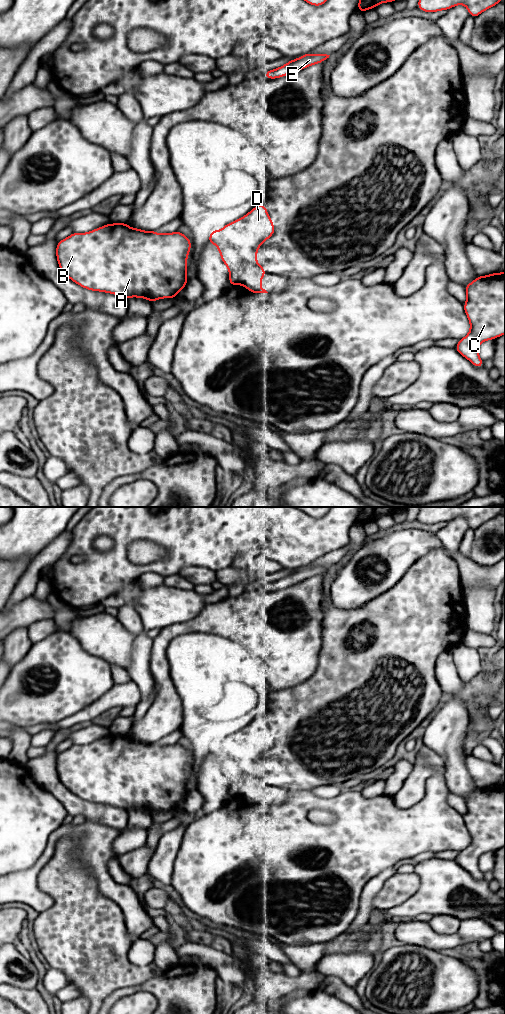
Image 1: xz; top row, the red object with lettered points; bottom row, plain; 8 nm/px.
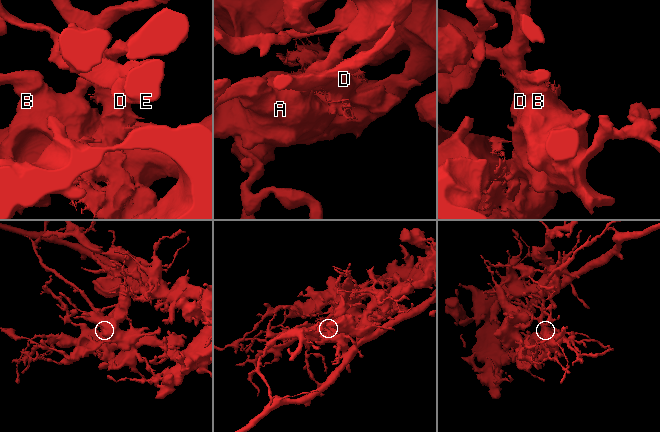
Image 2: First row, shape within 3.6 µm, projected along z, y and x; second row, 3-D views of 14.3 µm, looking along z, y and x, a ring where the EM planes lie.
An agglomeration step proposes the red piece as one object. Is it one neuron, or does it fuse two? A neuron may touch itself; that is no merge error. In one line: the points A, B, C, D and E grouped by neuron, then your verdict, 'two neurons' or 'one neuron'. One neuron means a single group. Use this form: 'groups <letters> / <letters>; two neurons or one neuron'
groups A B C E / D; two neurons

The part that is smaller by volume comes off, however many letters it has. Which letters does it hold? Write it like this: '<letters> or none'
D

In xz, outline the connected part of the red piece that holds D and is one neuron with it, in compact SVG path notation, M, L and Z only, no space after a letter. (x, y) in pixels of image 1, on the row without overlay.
M264 716L254 719L240 730L233 738L232 748L240 754L252 757L255 761L261 758L261 748L267 745L269 727Z

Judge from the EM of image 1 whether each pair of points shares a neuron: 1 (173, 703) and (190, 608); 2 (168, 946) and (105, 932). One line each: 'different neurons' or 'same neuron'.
1: different neurons
2: different neurons

